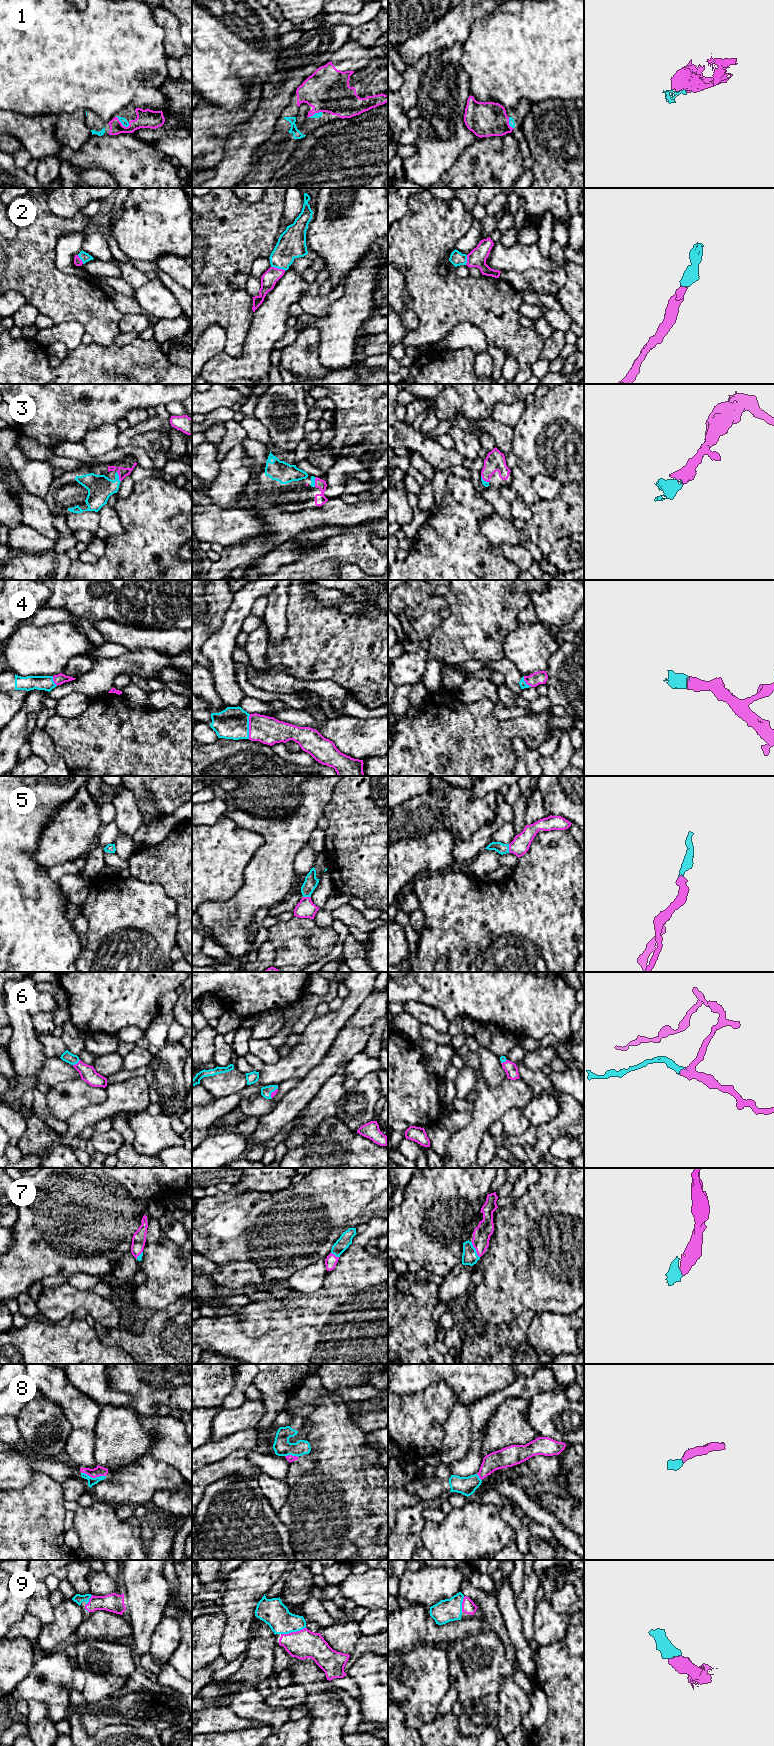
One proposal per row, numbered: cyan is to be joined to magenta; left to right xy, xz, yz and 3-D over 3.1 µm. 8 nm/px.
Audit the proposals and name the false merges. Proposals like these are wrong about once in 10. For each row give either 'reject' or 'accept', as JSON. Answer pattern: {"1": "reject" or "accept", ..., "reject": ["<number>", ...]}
{"1": "accept", "2": "accept", "3": "accept", "4": "accept", "5": "accept", "6": "accept", "7": "accept", "8": "accept", "9": "accept", "reject": []}

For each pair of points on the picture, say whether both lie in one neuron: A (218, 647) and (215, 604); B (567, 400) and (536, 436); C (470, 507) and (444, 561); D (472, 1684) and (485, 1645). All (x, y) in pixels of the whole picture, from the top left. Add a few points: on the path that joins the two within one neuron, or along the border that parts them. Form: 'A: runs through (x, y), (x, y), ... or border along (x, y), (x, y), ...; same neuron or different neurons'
A: border along (228, 606), (221, 623), (202, 645); different neurons
B: runs through (561, 409), (545, 427); same neuron
C: runs through (459, 520), (450, 548); same neuron
D: runs through (474, 1674), (477, 1664), (484, 1655); same neuron

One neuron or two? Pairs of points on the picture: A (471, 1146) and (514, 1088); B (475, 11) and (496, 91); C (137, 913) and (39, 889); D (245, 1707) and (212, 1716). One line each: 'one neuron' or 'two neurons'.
A: one neuron
B: two neurons
C: two neurons
D: two neurons

